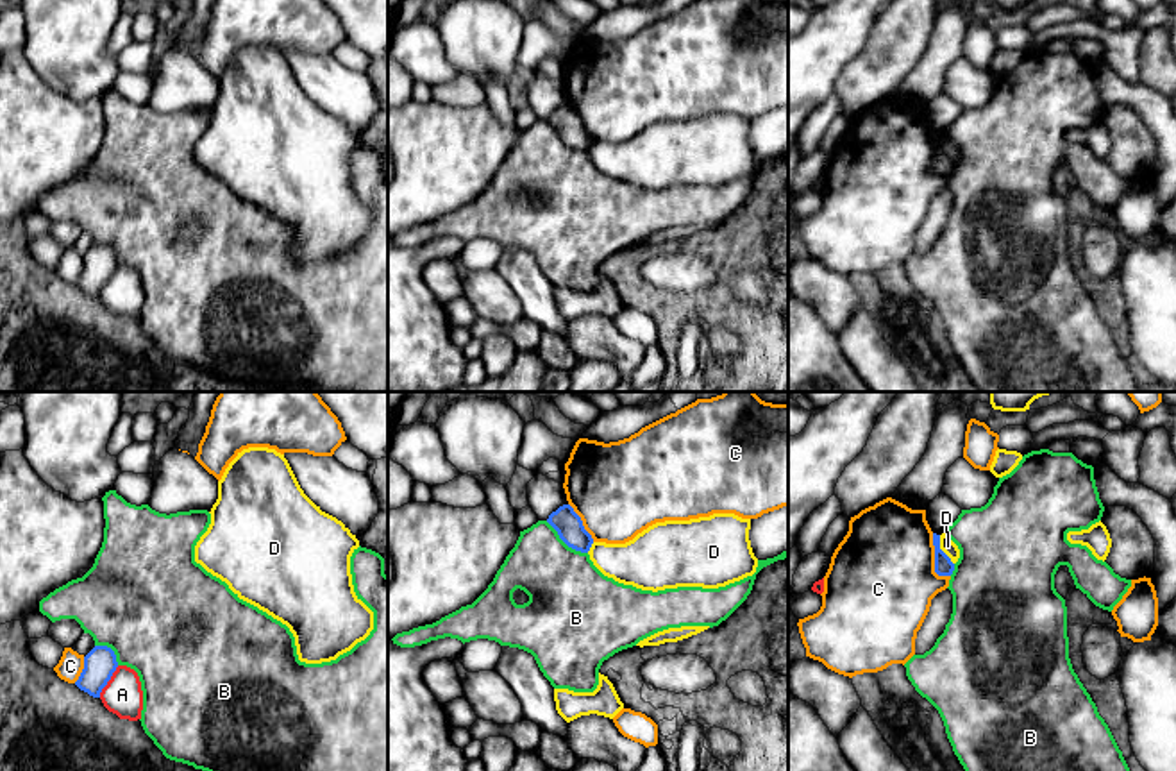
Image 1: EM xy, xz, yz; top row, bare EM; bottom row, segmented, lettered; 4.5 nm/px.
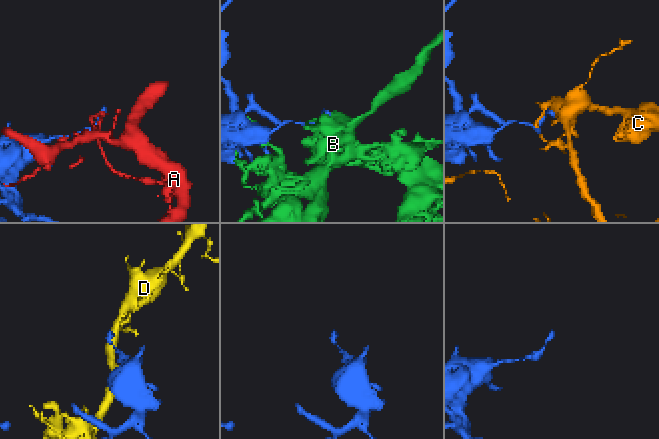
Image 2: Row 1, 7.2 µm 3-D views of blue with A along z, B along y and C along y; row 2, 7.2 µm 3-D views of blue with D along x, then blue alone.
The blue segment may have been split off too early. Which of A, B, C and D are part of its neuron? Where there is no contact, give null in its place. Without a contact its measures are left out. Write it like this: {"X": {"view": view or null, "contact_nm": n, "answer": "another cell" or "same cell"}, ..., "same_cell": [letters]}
{"A": {"view": "xy", "contact_nm": 170, "answer": "another cell"}, "B": {"view": "xz", "contact_nm": 240, "answer": "another cell"}, "C": {"view": "yz", "contact_nm": 220, "answer": "another cell"}, "D": {"view": "yz", "contact_nm": 150, "answer": "another cell"}, "same_cell": []}

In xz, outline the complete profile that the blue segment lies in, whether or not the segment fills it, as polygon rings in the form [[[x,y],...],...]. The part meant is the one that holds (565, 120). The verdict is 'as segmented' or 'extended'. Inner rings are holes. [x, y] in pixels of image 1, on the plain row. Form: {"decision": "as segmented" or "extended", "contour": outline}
{"decision": "as segmented", "contour": [[[570,104],[559,106],[552,111],[547,122],[558,131],[559,138],[572,148],[588,152],[593,138],[584,129],[581,116]]]}

